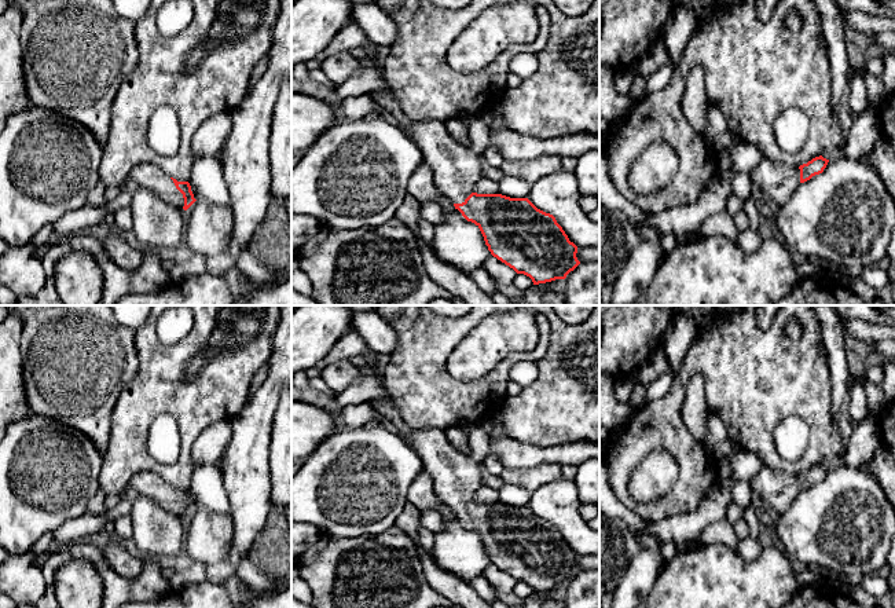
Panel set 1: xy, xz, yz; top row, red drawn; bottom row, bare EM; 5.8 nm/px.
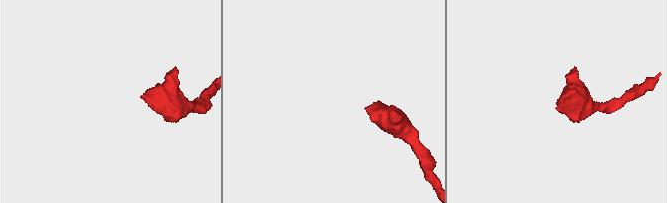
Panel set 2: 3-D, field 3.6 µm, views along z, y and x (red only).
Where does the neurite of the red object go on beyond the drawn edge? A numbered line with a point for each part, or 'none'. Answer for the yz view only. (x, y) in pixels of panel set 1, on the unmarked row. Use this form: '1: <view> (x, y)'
1: yz (773, 487)

